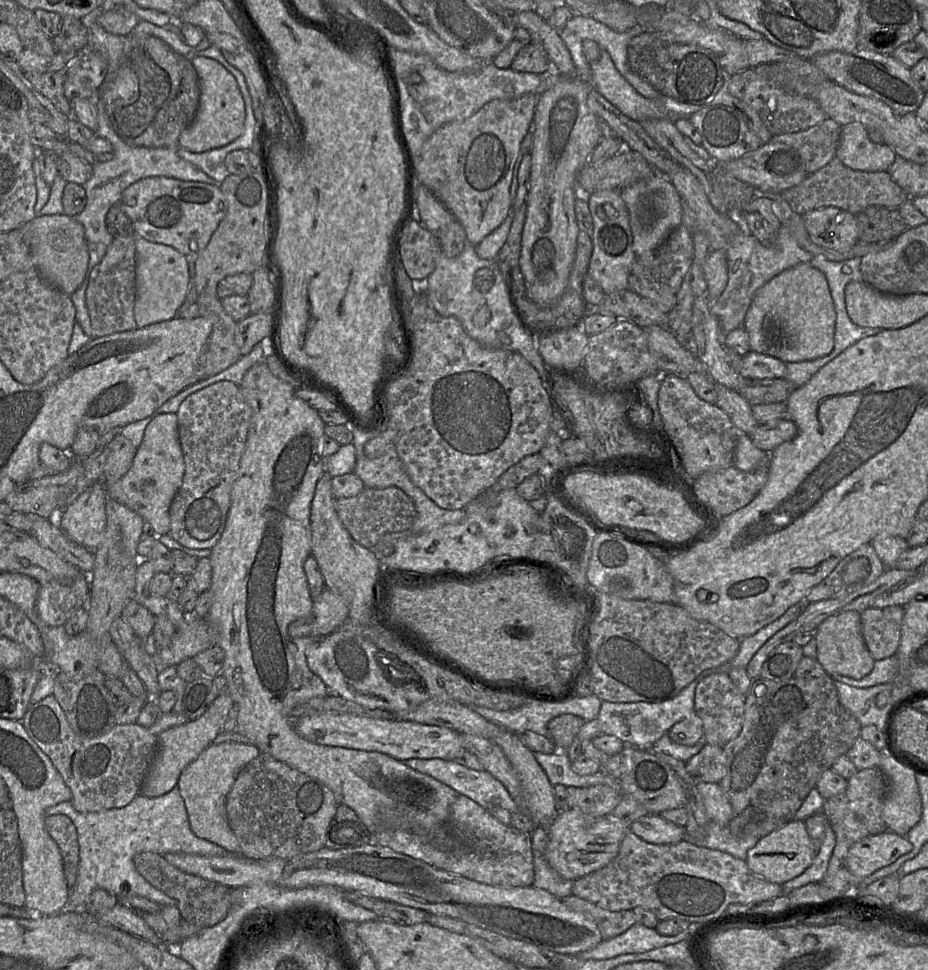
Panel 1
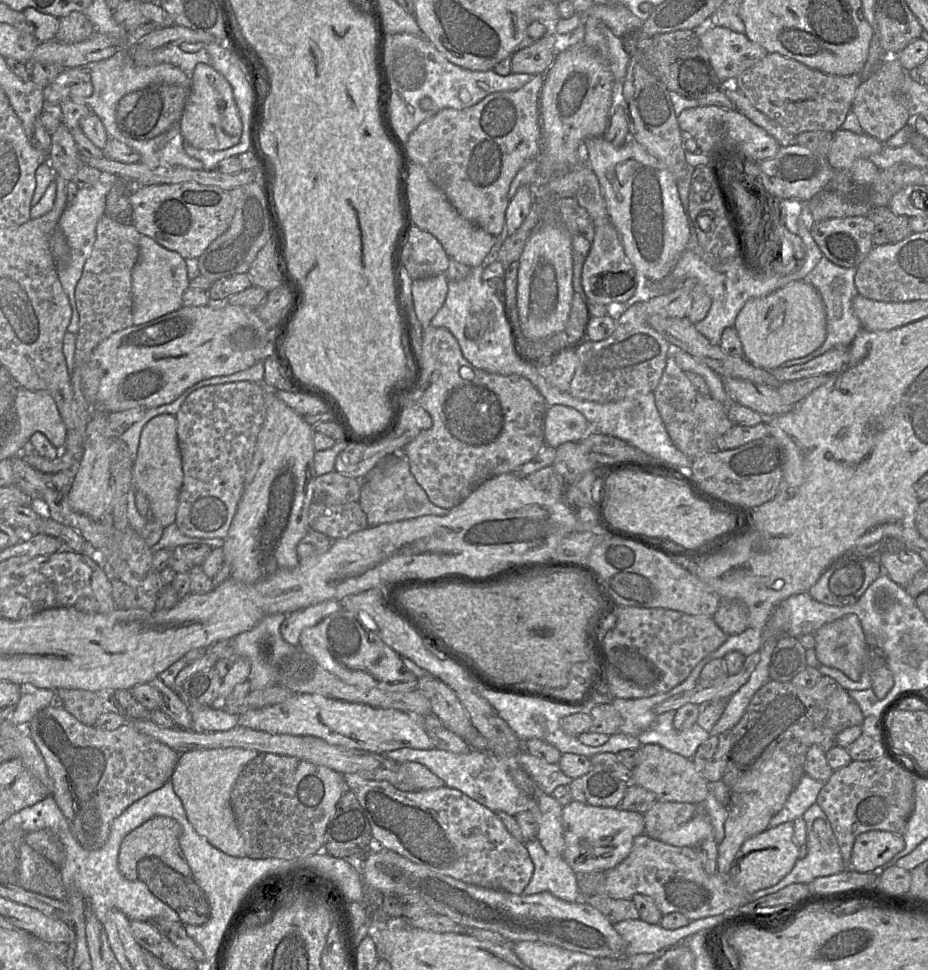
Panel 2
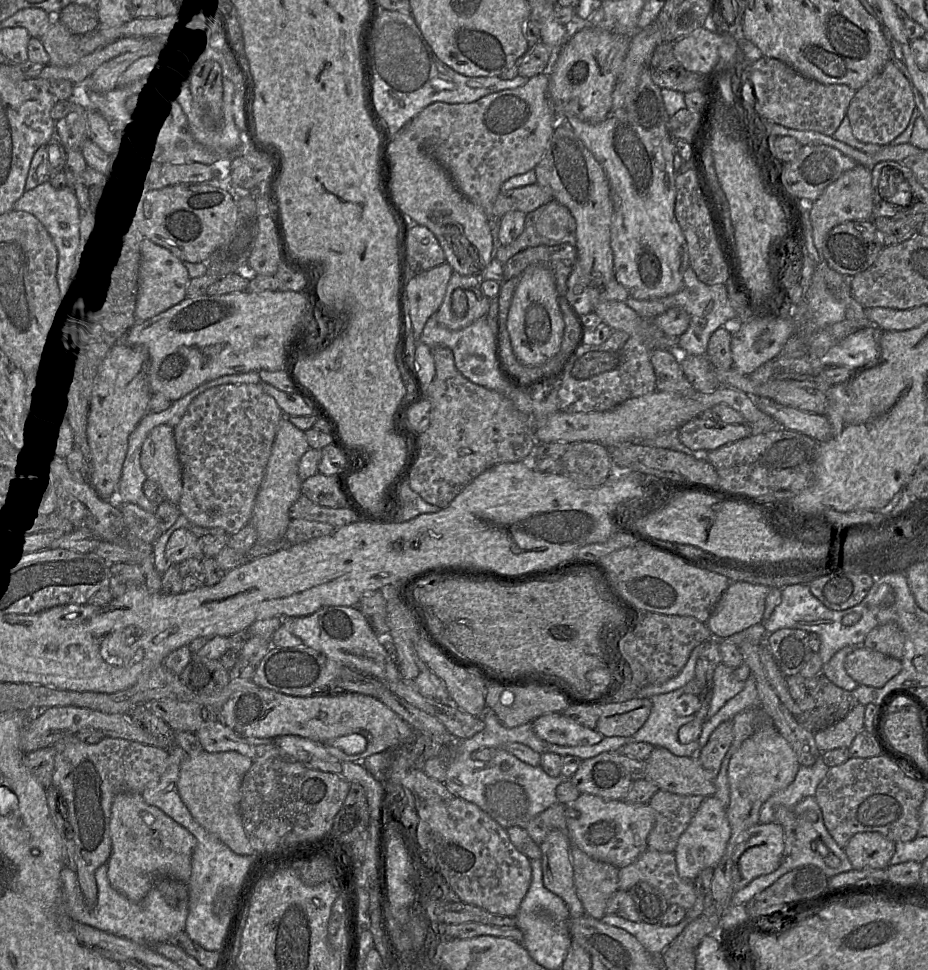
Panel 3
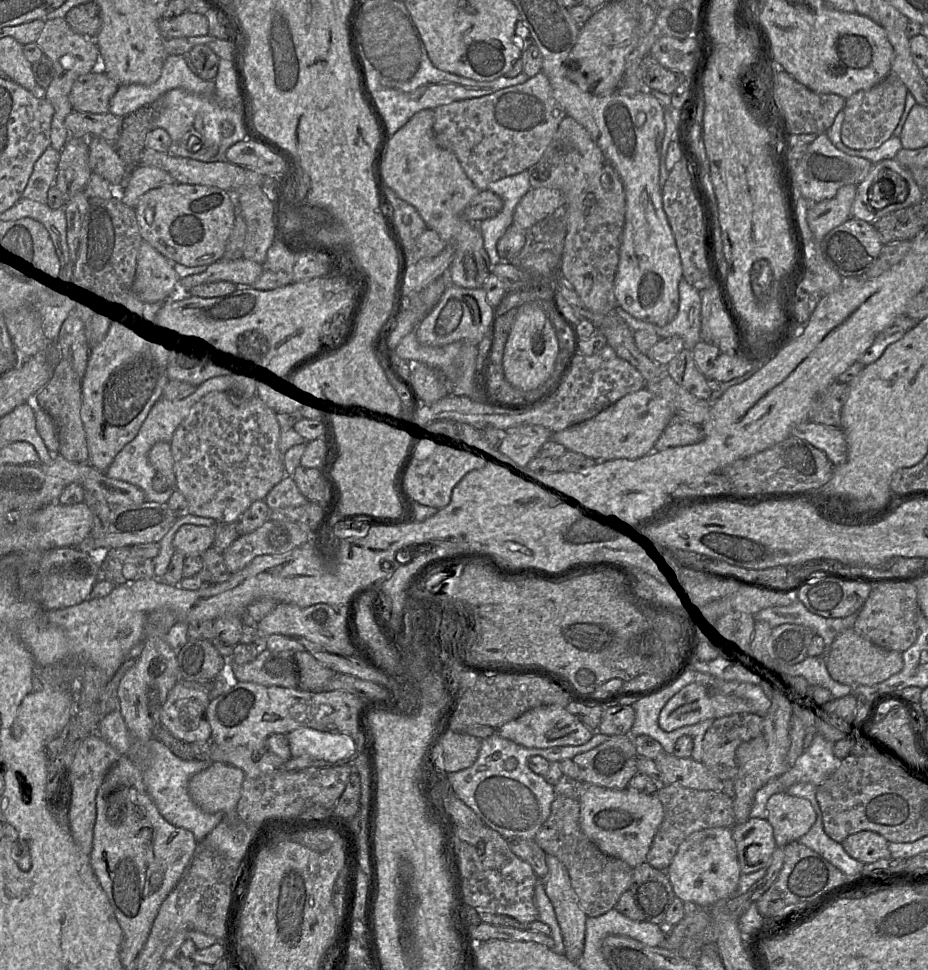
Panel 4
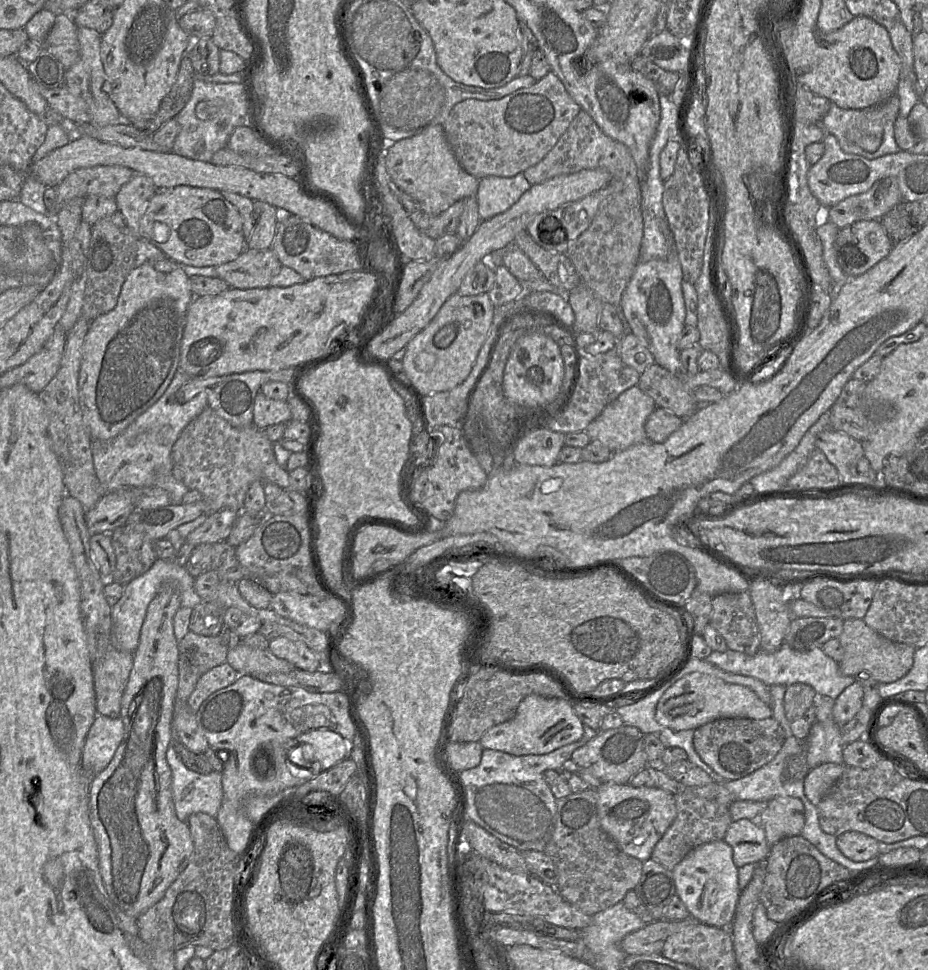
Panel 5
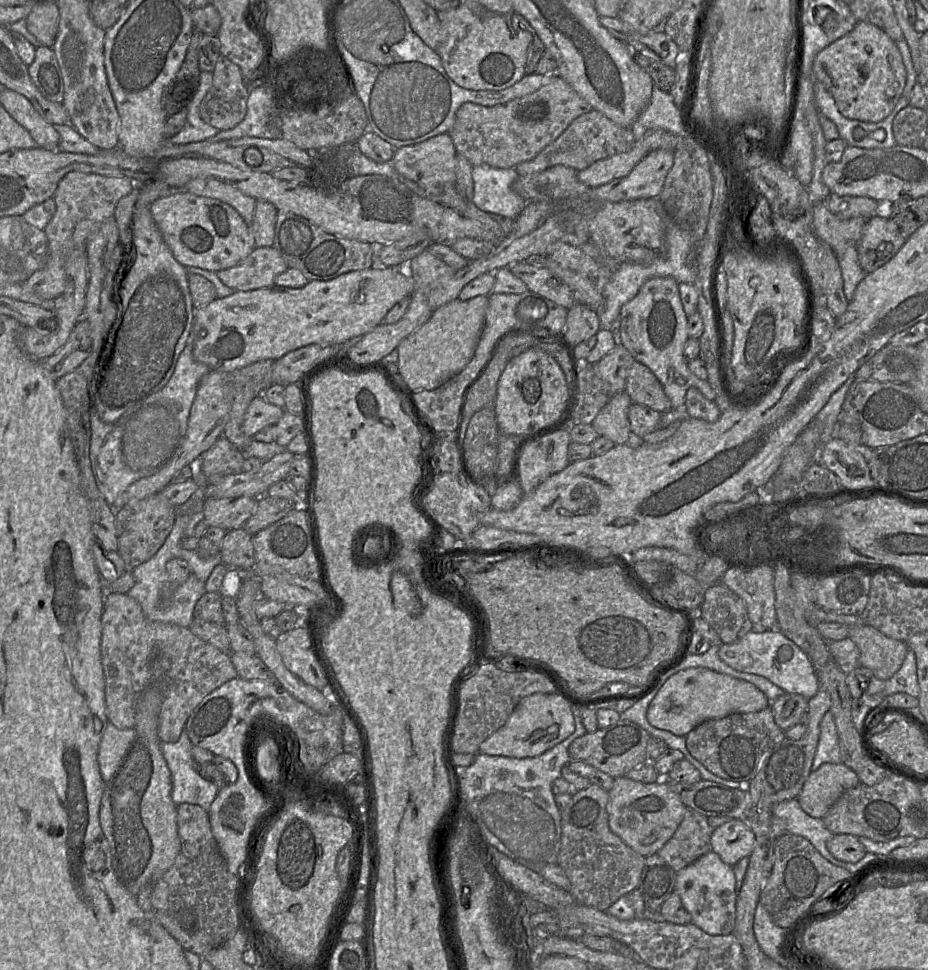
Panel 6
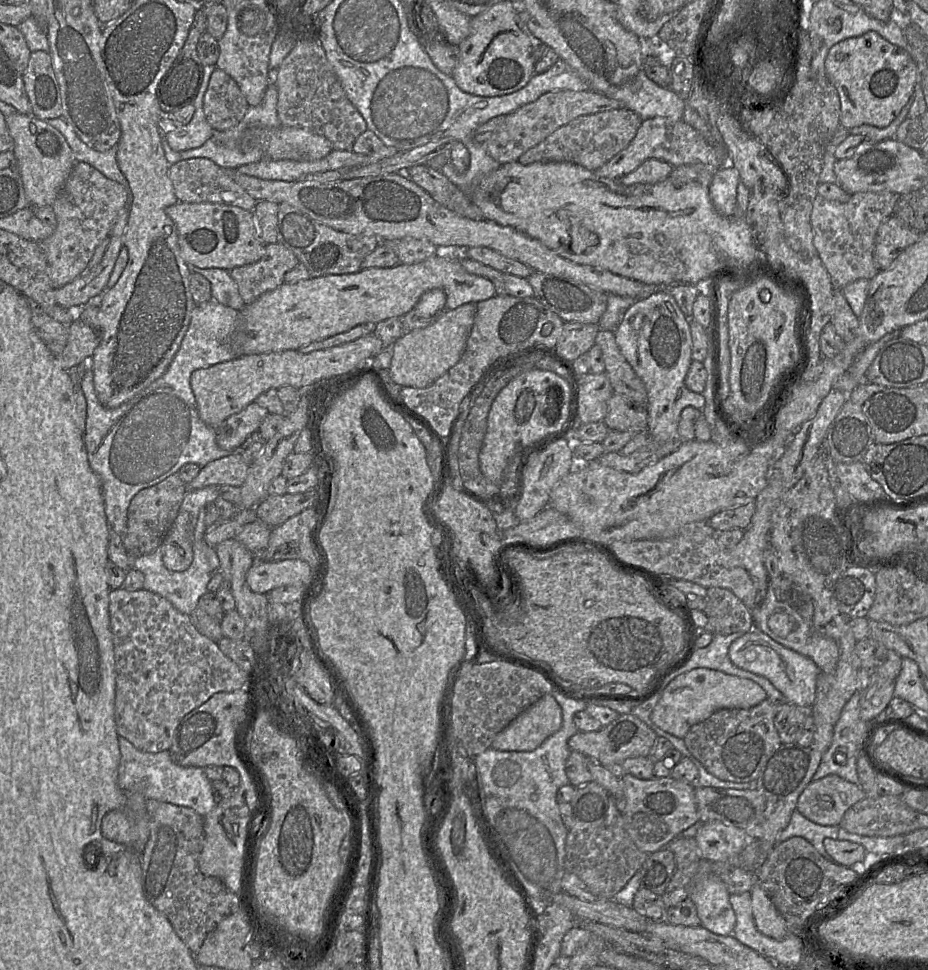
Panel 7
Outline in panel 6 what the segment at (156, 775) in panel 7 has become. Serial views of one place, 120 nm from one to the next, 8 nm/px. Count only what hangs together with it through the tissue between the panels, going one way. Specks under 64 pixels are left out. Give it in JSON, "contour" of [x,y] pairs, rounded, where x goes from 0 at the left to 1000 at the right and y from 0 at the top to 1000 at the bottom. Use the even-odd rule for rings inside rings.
{"contour":[[[116,744],[106,772],[106,788],[111,806],[116,806],[124,797],[145,756],[143,751],[127,752]],[[197,752],[191,765],[172,766],[184,796],[186,827],[191,831],[197,828],[214,830],[224,837],[236,812],[214,799],[200,752]]]}

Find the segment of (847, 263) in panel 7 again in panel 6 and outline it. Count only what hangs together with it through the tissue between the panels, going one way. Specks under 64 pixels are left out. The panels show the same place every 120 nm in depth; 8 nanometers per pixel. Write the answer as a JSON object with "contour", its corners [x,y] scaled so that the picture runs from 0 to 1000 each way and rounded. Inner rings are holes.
{"contour":[[[887,207],[876,211],[877,239],[901,263],[907,263],[914,255],[923,253],[934,227],[929,224],[903,224],[891,215]]]}

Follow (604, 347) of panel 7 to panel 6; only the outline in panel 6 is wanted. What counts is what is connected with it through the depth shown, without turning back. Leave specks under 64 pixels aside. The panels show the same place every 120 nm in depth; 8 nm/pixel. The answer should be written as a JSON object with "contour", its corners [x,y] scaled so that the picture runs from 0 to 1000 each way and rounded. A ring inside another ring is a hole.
{"contour":[[[683,373],[675,390],[672,403],[683,416],[711,426],[723,424],[723,415],[707,388],[695,376]]]}

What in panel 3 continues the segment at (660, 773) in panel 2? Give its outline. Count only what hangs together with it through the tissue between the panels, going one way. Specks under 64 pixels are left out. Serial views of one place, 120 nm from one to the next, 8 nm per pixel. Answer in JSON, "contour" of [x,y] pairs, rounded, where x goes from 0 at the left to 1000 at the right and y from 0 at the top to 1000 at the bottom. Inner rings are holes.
{"contour":[[[705,770],[695,784],[697,803],[710,813],[732,820],[768,821],[769,804],[760,796],[752,779],[732,780],[714,770]]]}

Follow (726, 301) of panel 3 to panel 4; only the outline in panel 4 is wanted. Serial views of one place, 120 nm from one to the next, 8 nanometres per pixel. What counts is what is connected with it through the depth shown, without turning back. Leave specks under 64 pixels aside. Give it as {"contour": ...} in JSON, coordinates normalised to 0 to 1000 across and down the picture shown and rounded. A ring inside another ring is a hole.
{"contour":[[[735,285],[731,294],[732,318],[723,332],[714,336],[712,348],[731,345],[738,353],[738,359],[747,361],[754,352],[755,306],[753,299]]]}

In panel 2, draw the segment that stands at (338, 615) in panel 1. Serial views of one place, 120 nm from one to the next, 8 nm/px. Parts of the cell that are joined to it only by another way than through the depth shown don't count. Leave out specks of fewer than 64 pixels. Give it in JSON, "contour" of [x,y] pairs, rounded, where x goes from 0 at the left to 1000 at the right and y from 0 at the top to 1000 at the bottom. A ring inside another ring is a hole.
{"contour":[[[351,619],[308,633],[308,637],[302,645],[303,656],[309,663],[322,667],[323,654],[329,647],[339,645],[366,628],[365,620]]]}

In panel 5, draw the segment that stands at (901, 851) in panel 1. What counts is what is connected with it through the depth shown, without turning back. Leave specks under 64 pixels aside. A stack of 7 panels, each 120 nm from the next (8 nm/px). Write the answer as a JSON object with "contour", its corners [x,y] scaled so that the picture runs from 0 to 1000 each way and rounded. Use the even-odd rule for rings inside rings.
{"contour":[[[913,857],[901,862],[901,871],[911,884],[920,889],[931,889],[948,880],[946,867],[925,857]]]}

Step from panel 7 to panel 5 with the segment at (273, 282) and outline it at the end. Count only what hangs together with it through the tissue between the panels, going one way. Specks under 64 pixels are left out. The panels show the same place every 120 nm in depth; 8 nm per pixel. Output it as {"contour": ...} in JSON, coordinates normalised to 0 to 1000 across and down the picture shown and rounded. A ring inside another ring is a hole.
{"contour":[[[265,256],[253,268],[233,274],[234,286],[250,297],[272,298],[291,295],[292,288],[302,279],[304,272],[293,256],[277,258]]]}

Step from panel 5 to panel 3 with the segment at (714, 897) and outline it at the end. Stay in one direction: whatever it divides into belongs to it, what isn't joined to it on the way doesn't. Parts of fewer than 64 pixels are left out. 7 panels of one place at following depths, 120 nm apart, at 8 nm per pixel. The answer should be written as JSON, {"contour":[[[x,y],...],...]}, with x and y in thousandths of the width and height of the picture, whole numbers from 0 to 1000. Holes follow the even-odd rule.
{"contour":[[[772,821],[760,822],[744,849],[732,863],[726,877],[732,903],[749,907],[760,895],[770,894],[781,880],[787,863],[783,833]]]}

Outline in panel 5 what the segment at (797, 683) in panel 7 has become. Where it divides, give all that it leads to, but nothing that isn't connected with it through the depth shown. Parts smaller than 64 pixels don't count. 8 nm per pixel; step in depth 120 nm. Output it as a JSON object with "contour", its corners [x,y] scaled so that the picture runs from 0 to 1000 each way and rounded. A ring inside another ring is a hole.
{"contour":[[[845,662],[837,671],[832,673],[819,669],[814,675],[808,676],[784,669],[781,672],[767,671],[760,680],[782,693],[813,698],[829,707],[867,704],[875,707],[881,718],[893,718],[897,721],[922,702],[921,697],[907,695],[903,684],[890,675],[886,667],[859,671]]]}

